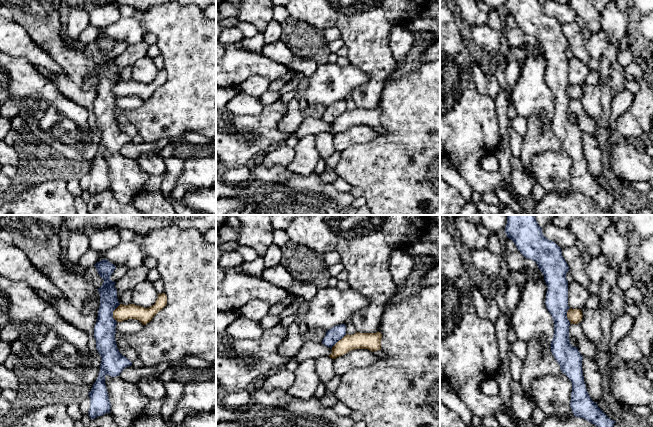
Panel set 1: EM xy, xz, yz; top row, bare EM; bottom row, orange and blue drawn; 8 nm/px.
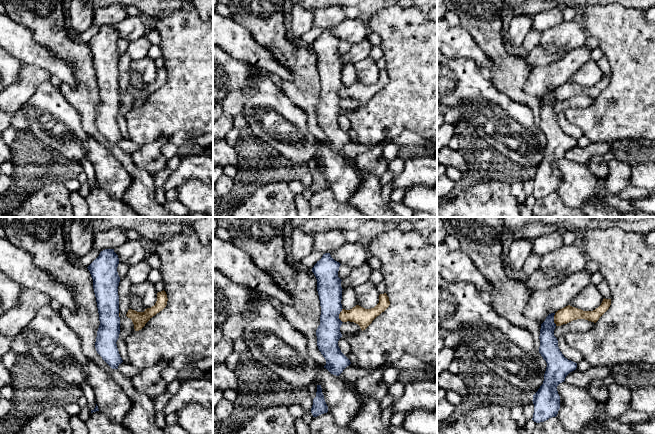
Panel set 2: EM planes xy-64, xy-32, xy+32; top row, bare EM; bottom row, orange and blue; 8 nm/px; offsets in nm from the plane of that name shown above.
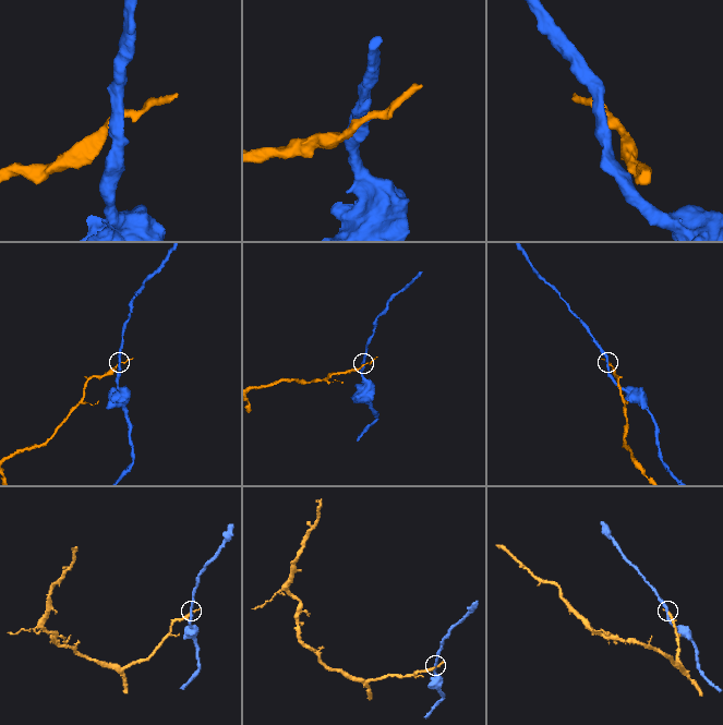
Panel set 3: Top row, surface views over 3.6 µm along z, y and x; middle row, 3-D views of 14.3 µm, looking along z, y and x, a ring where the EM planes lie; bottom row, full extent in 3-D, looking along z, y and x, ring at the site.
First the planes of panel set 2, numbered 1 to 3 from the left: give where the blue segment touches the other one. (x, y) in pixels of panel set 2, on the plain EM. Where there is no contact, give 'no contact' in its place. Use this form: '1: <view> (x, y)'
1: xy-64 (119, 91)
2: xy-32 (339, 91)
3: xy+32 (554, 95)

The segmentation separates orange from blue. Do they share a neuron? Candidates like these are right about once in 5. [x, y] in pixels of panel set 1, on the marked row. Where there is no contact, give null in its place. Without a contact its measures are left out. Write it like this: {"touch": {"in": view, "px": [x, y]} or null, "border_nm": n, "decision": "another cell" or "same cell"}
{"touch": {"in": "xy", "px": [113, 313]}, "border_nm": 150, "decision": "another cell"}

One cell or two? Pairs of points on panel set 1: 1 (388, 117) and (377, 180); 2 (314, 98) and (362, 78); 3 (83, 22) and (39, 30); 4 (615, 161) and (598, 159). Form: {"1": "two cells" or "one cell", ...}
{"1": "one cell", "2": "one cell", "3": "two cells", "4": "two cells"}

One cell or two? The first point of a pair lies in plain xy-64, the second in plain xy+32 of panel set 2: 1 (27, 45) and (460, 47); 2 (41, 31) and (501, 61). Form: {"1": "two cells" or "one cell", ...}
{"1": "one cell", "2": "one cell"}

